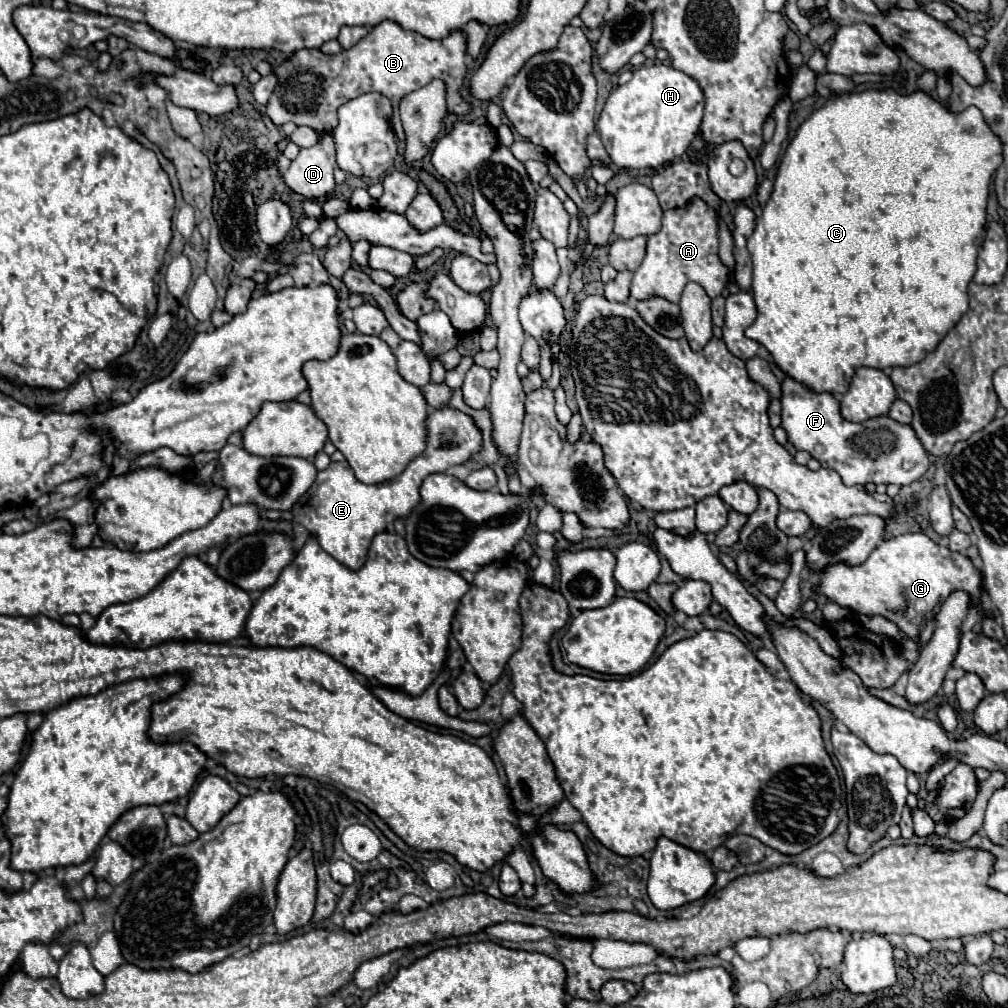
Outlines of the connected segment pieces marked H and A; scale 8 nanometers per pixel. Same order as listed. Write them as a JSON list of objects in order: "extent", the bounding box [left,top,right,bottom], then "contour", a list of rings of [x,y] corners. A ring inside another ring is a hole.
[{"extent":[598,64,704,170],"contour":[[[650,64],[634,70],[630,82],[608,96],[598,118],[598,132],[616,166],[630,170],[658,168],[688,150],[700,130],[702,112],[704,92],[694,78],[666,64]],[[636,114],[642,114],[648,124],[636,124]]]},{"extent":[630,198,728,304],"contour":[[[694,198],[686,208],[664,212],[662,230],[648,236],[646,256],[634,272],[630,298],[648,300],[660,296],[678,304],[688,280],[698,282],[710,298],[720,296],[728,284],[728,268],[718,258],[718,212],[700,198]]]}]

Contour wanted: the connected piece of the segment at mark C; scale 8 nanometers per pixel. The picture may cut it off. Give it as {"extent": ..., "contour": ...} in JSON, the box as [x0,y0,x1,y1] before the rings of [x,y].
{"extent":[746,90,1000,394],"contour":[[[894,90],[840,94],[836,100],[824,104],[800,126],[794,140],[786,148],[786,154],[778,166],[772,196],[766,202],[762,216],[756,220],[754,234],[748,240],[748,250],[754,264],[752,296],[758,308],[758,318],[746,328],[746,336],[760,342],[772,354],[774,364],[784,374],[796,382],[802,382],[816,394],[844,392],[850,386],[854,370],[860,366],[884,370],[890,366],[912,366],[924,360],[924,356],[938,346],[946,332],[968,310],[968,282],[976,270],[974,258],[986,234],[984,224],[988,186],[1000,164],[1000,140],[990,132],[980,110],[974,106],[960,114],[952,114],[924,92],[900,96]]]}

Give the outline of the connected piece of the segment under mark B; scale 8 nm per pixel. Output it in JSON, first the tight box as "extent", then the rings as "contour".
{"extent":[266,20,474,140],"contour":[[[384,20],[350,50],[342,50],[338,54],[324,54],[322,50],[298,50],[282,64],[274,66],[272,74],[278,78],[278,86],[266,104],[266,116],[276,126],[294,122],[296,126],[318,130],[318,138],[336,128],[336,110],[342,104],[366,92],[380,92],[392,102],[392,128],[394,134],[404,140],[402,124],[398,120],[398,102],[402,96],[422,88],[434,78],[446,82],[450,114],[462,118],[474,110],[474,106],[460,94],[466,74],[466,42],[462,32],[454,32],[444,40],[430,40],[418,32],[404,30],[392,20]]]}

